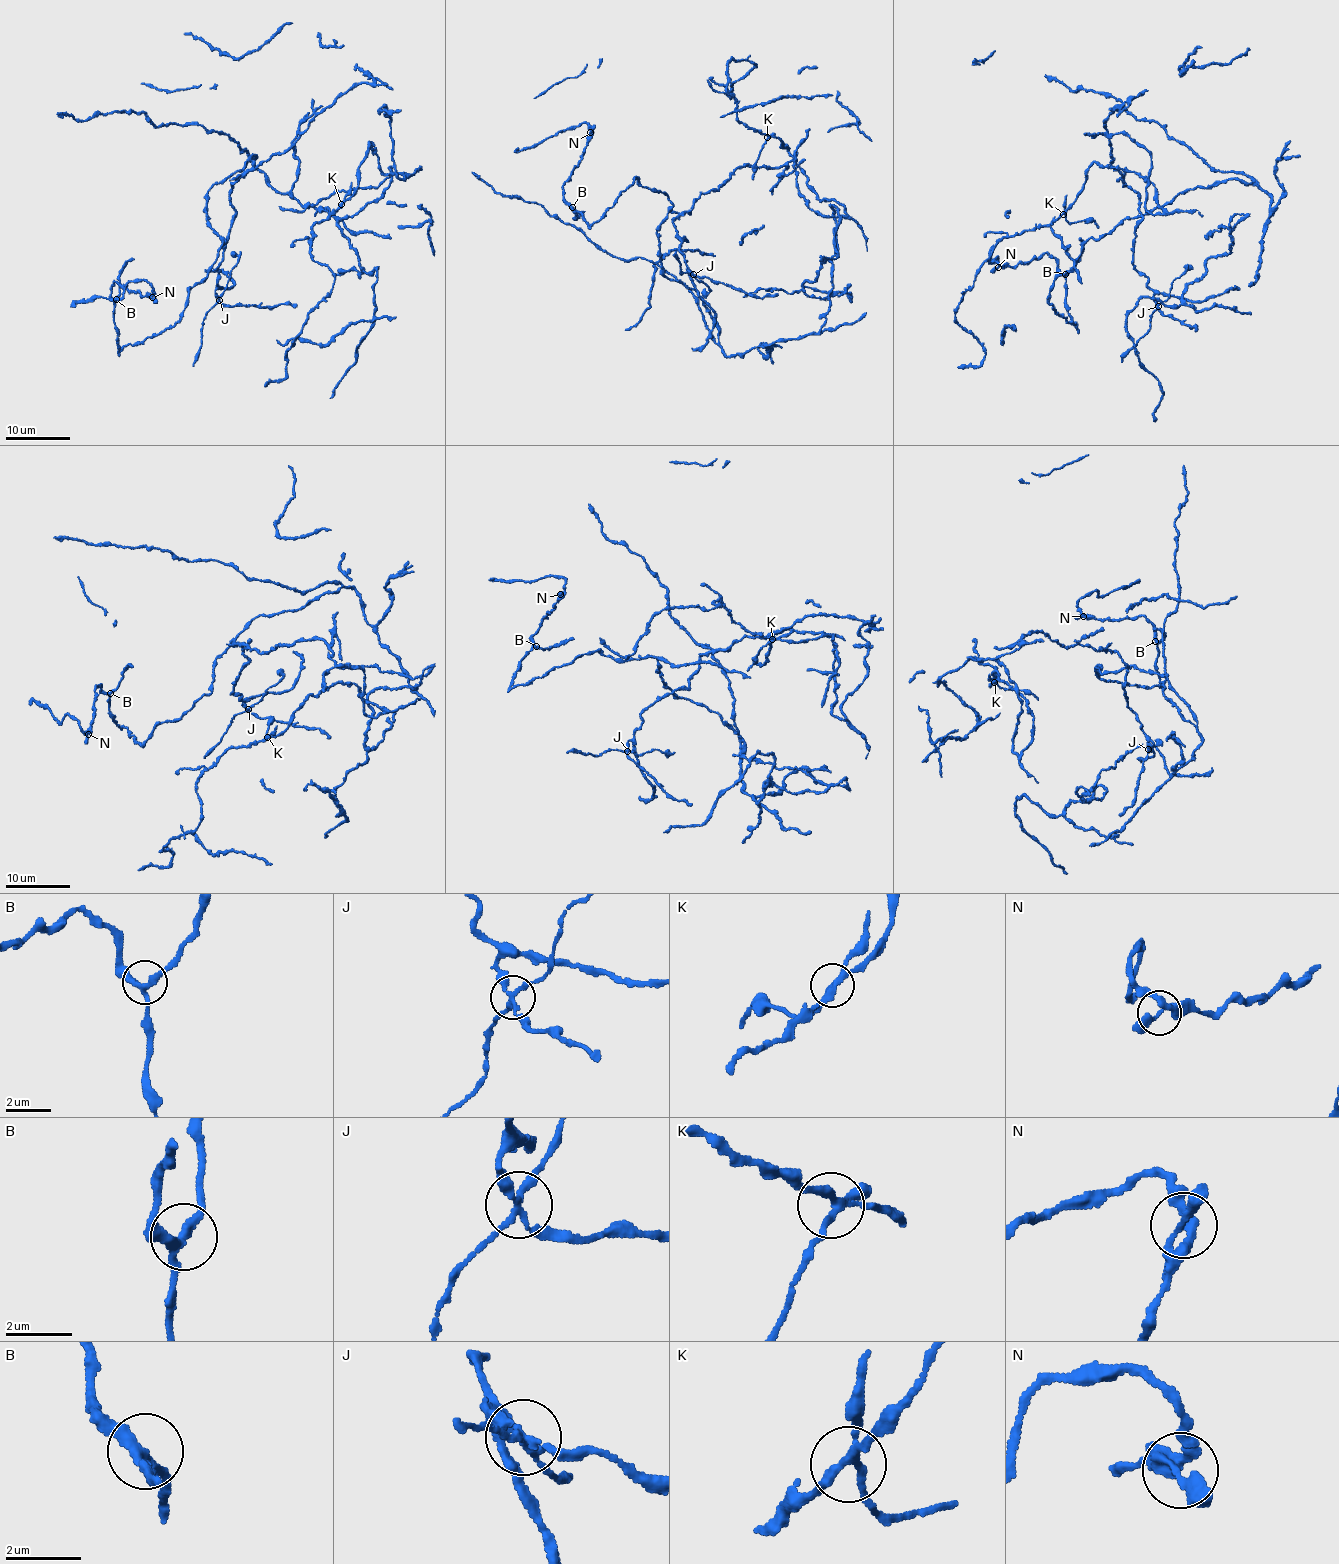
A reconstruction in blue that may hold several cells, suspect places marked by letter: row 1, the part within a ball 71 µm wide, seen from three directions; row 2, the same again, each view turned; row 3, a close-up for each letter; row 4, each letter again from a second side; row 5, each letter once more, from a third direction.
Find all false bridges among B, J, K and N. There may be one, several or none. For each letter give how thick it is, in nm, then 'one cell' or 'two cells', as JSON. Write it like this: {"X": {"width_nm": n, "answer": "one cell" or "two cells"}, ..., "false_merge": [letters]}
{"B": {"width_nm": 260, "answer": "one cell"}, "J": {"width_nm": 200, "answer": "two cells"}, "K": {"width_nm": 220, "answer": "one cell"}, "N": {"width_nm": 190, "answer": "one cell"}, "false_merge": ["J"]}

